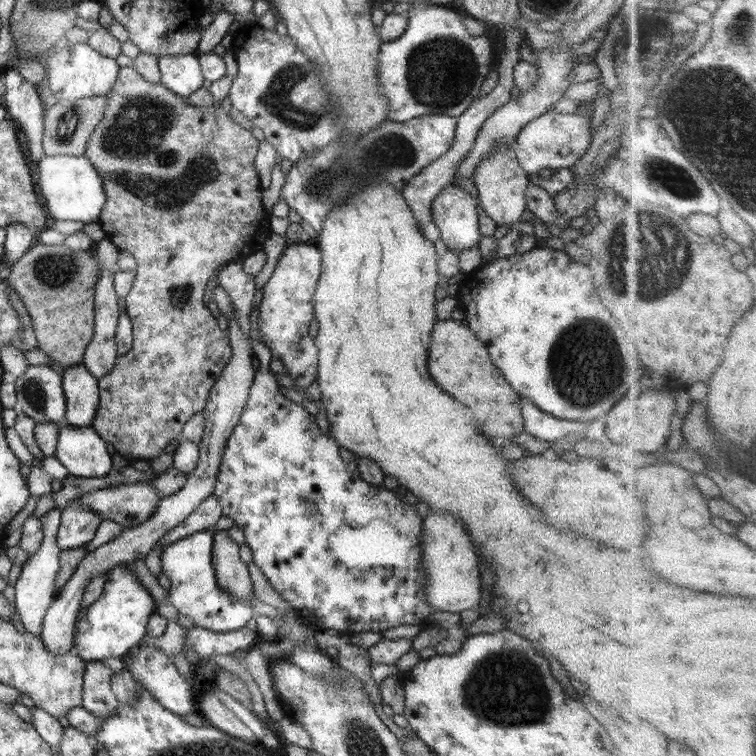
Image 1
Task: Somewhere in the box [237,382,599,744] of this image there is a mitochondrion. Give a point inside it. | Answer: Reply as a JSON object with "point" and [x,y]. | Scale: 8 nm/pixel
{"point":[506,689]}

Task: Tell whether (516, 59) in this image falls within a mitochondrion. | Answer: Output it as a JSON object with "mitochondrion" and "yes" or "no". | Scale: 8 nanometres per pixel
{"mitochondrion":"no"}

